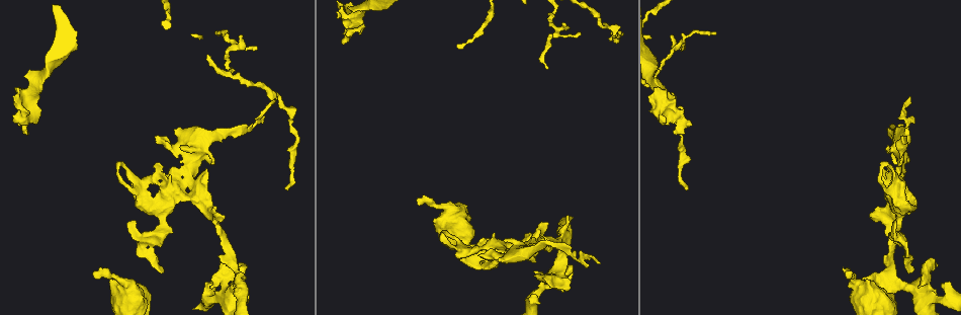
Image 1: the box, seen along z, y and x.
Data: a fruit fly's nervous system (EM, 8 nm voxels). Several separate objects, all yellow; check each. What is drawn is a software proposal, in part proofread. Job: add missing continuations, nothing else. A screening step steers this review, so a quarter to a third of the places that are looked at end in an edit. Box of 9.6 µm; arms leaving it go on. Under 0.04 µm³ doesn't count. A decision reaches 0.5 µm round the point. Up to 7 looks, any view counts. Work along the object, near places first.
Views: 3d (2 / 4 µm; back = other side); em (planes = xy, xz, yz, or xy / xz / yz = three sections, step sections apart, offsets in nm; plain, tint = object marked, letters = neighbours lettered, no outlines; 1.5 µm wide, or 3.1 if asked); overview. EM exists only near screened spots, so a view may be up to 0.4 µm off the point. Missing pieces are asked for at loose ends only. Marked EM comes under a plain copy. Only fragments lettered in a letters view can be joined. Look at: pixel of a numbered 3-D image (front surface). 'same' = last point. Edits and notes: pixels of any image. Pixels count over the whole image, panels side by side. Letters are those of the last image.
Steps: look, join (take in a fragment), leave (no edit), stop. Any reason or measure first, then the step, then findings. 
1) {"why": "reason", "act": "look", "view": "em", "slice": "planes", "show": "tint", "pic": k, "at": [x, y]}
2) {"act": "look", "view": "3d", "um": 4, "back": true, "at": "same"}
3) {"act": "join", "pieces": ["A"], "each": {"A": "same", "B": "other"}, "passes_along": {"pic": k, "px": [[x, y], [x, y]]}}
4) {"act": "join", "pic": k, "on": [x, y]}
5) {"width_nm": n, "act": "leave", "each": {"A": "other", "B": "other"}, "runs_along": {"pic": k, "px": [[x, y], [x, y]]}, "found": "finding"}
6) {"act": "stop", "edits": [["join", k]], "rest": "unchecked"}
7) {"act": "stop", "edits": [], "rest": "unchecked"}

{"why": "branch stops here", "act": "look", "view": "em", "slice": "planes", "show": "letters", "pic": 1, "at": [851, 270]}

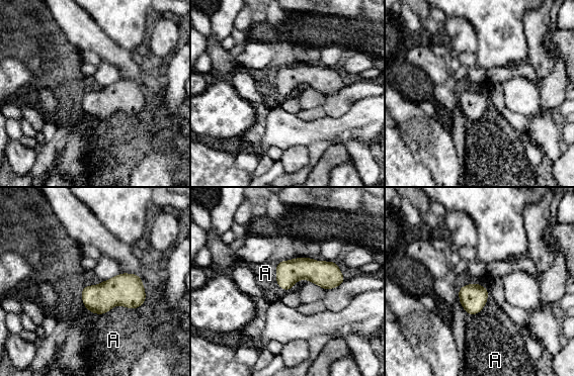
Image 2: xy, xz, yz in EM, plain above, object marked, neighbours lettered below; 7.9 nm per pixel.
{"act": "leave", "each": {"A": "other"}, "border": {"pic": 2, "px": [[276, 263], [281, 288], [308, 280]]}, "found": "no lettered fragment goes on from it"}

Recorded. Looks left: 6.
{"why": "branch stops here", "act": "look", "view": "3d", "um": 4, "back": true, "pic": 1, "at": [568, 291]}

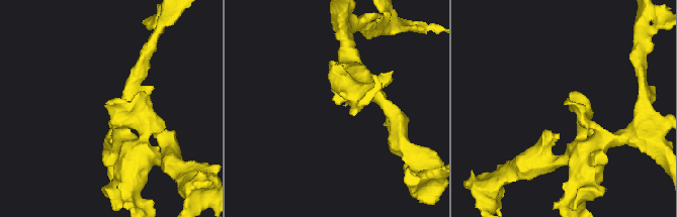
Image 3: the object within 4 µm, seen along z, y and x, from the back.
{"act": "look", "view": "em", "slice": "xy", "step": 4, "show": "tint", "pic": 3, "at": [336, 104]}

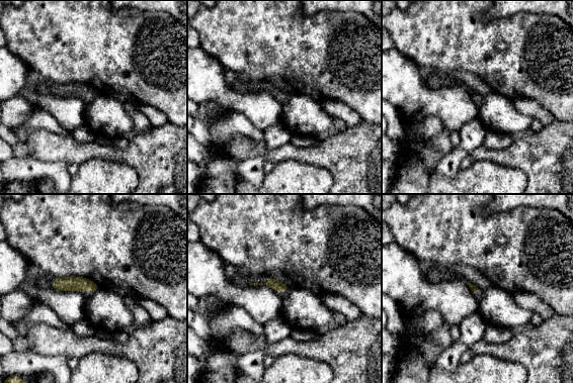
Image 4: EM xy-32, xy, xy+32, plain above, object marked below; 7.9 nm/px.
{"act": "look", "view": "em", "slice": "planes", "show": "letters", "at": "same"}

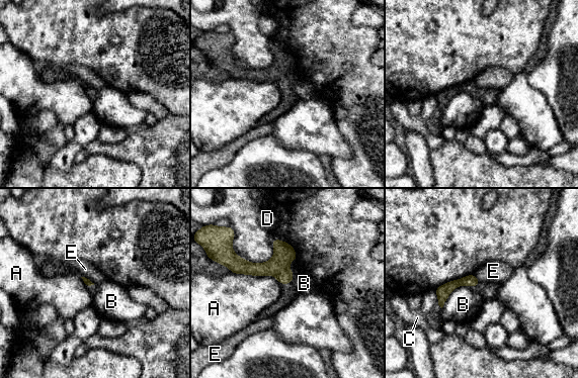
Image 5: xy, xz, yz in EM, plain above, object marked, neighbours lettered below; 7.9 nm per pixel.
{"act": "leave", "each": {"A": "other", "B": "other", "C": "other", "D": "other", "E": "other"}, "found": "none of them fits"}

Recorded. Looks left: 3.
{"why": "branch stops here", "act": "look", "view": "3d", "um": 2, "pic": 1, "at": [885, 169]}

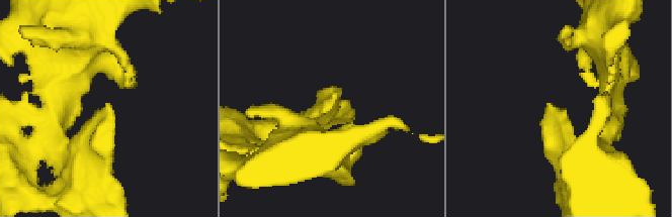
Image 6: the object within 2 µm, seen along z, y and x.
{"act": "look", "view": "em", "slice": "planes", "show": "letters", "pic": 6, "at": [98, 111]}

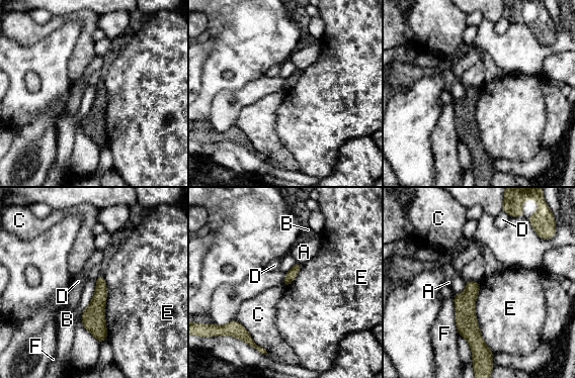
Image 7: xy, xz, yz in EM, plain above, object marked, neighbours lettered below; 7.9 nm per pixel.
{"act": "leave", "each": {"A": "other", "B": "other", "C": "other", "D": "other", "E": "other", "F": "other"}, "found": "none of them fits"}

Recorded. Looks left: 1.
{"act": "stop", "edits": [], "rest": "unchecked"}

